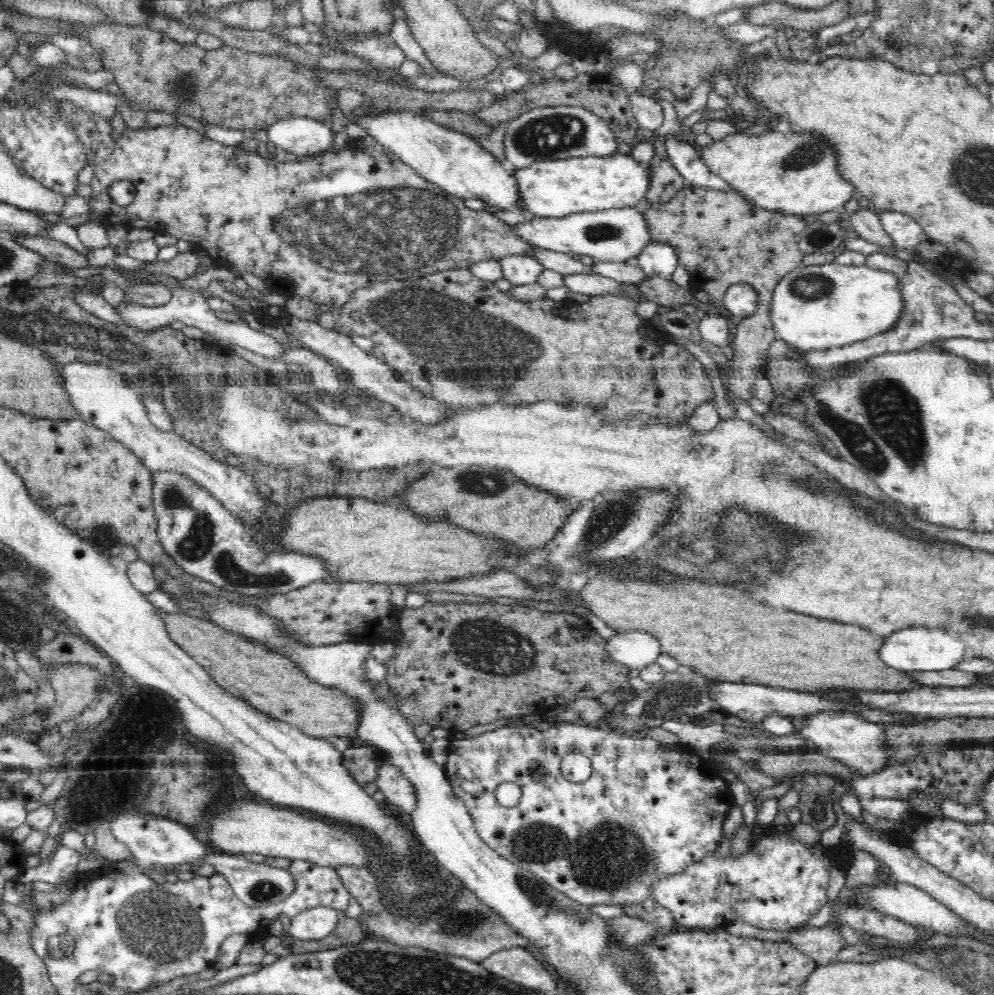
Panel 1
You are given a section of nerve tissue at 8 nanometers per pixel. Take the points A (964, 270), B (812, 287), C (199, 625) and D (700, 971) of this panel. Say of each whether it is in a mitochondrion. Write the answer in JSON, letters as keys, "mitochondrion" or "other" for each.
{"A":"other","B":"mitochondrion","C":"other","D":"other"}

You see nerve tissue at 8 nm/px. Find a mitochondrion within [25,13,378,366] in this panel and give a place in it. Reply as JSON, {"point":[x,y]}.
{"point":[185,86]}

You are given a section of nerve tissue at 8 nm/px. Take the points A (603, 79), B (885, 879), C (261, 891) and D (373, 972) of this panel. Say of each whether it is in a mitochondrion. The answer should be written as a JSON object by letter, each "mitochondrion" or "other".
{"A":"other","B":"other","C":"mitochondrion","D":"mitochondrion"}

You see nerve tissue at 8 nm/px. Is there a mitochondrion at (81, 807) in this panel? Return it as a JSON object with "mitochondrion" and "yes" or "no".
{"mitochondrion":"yes"}

